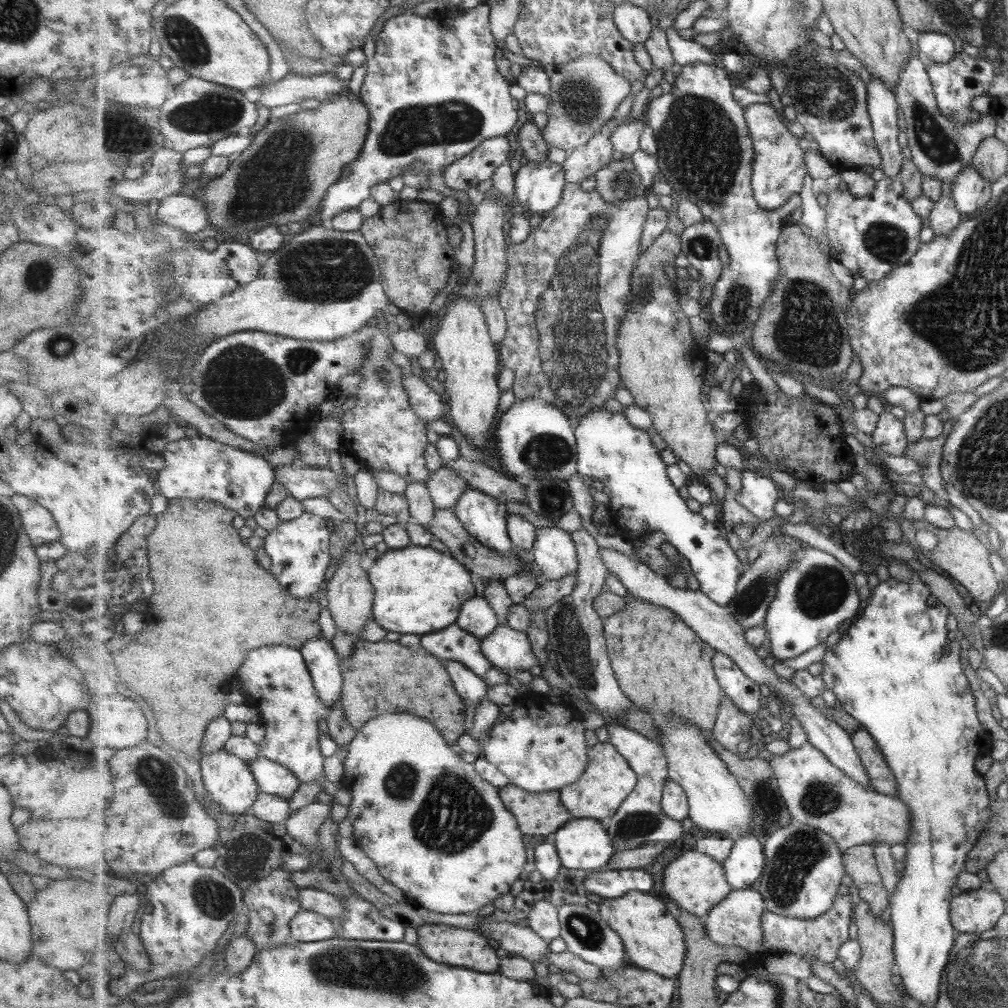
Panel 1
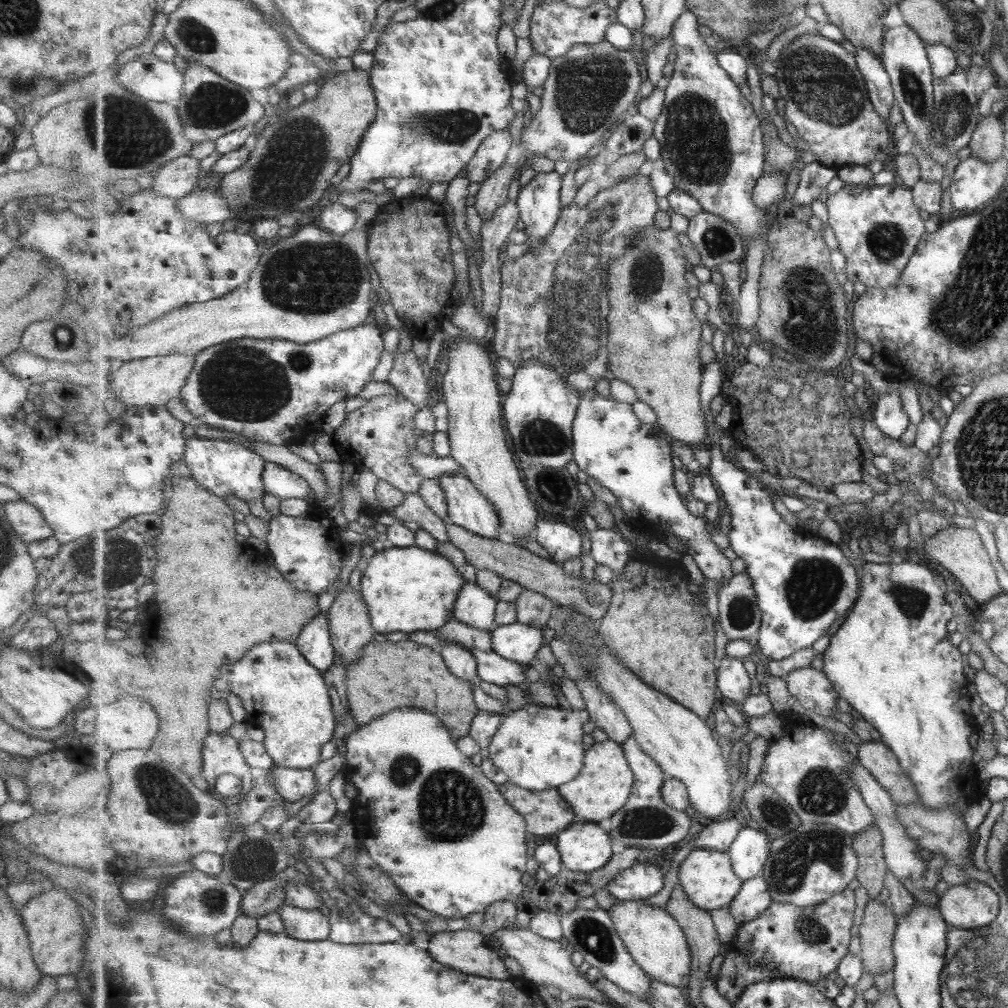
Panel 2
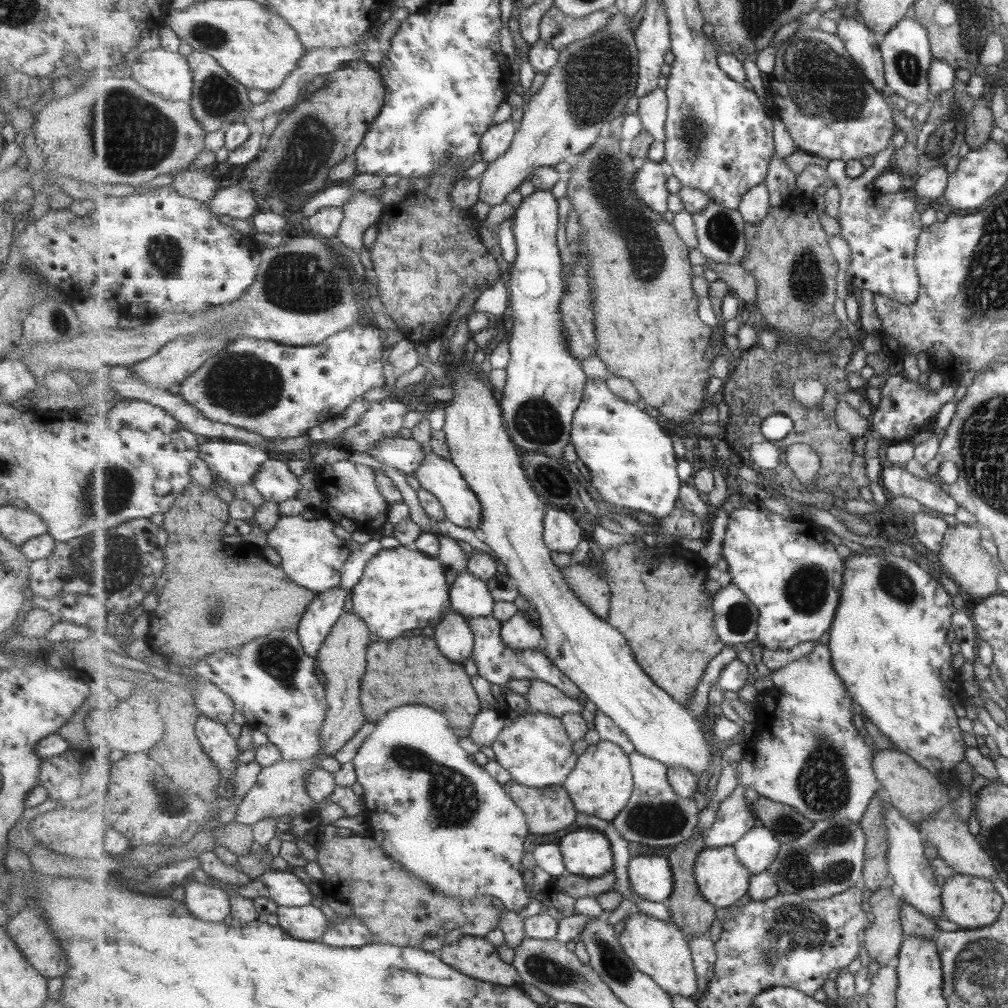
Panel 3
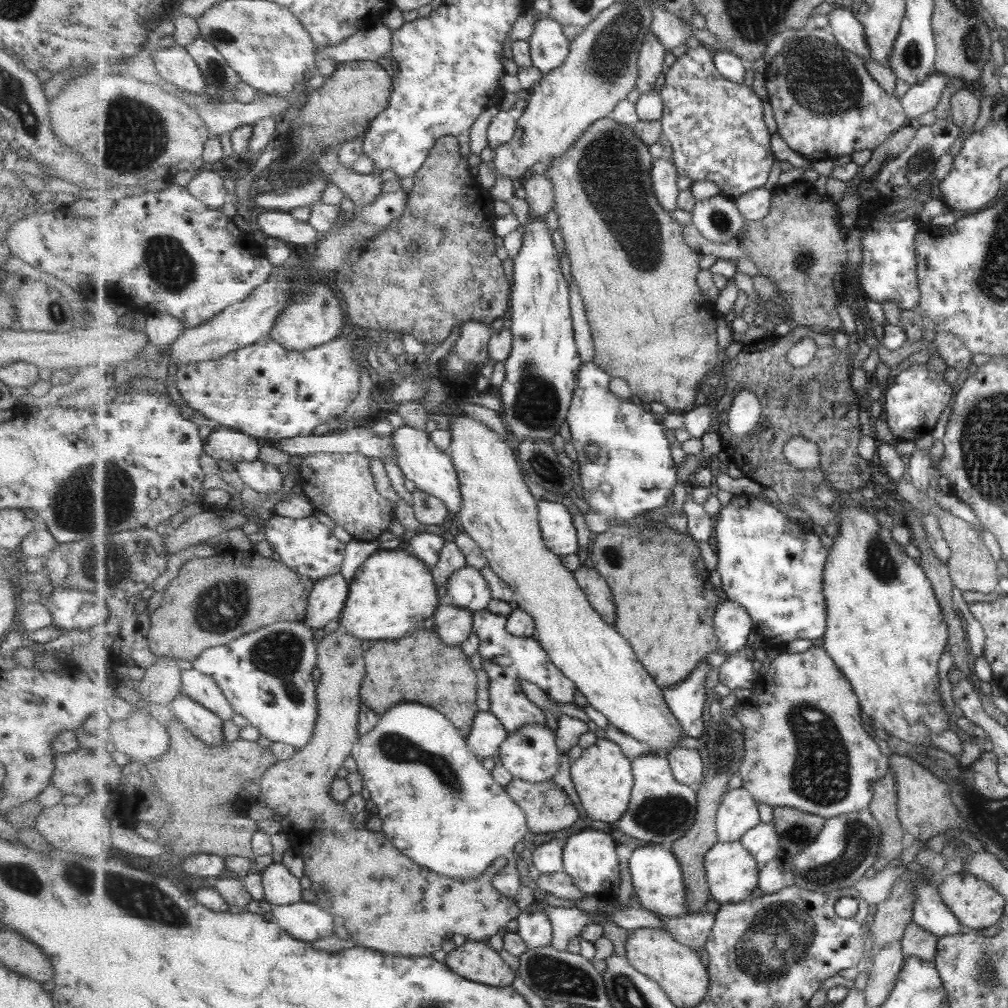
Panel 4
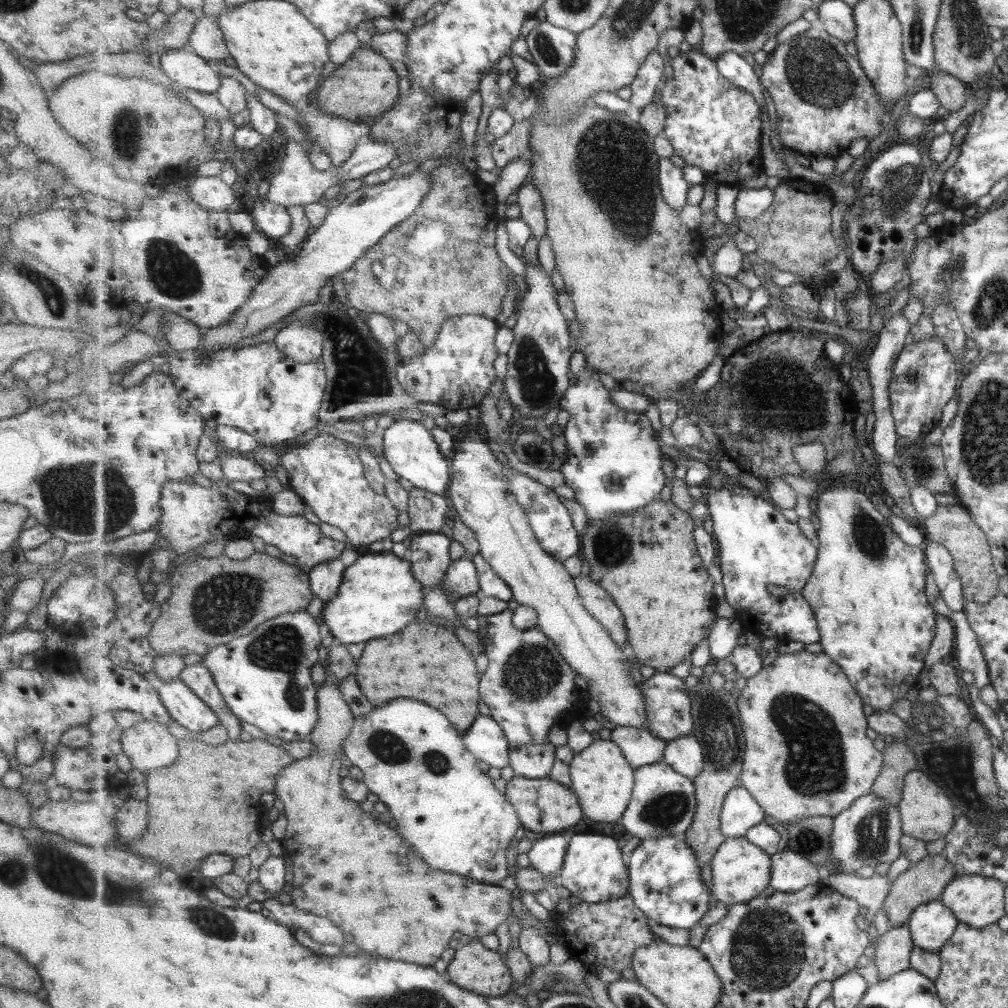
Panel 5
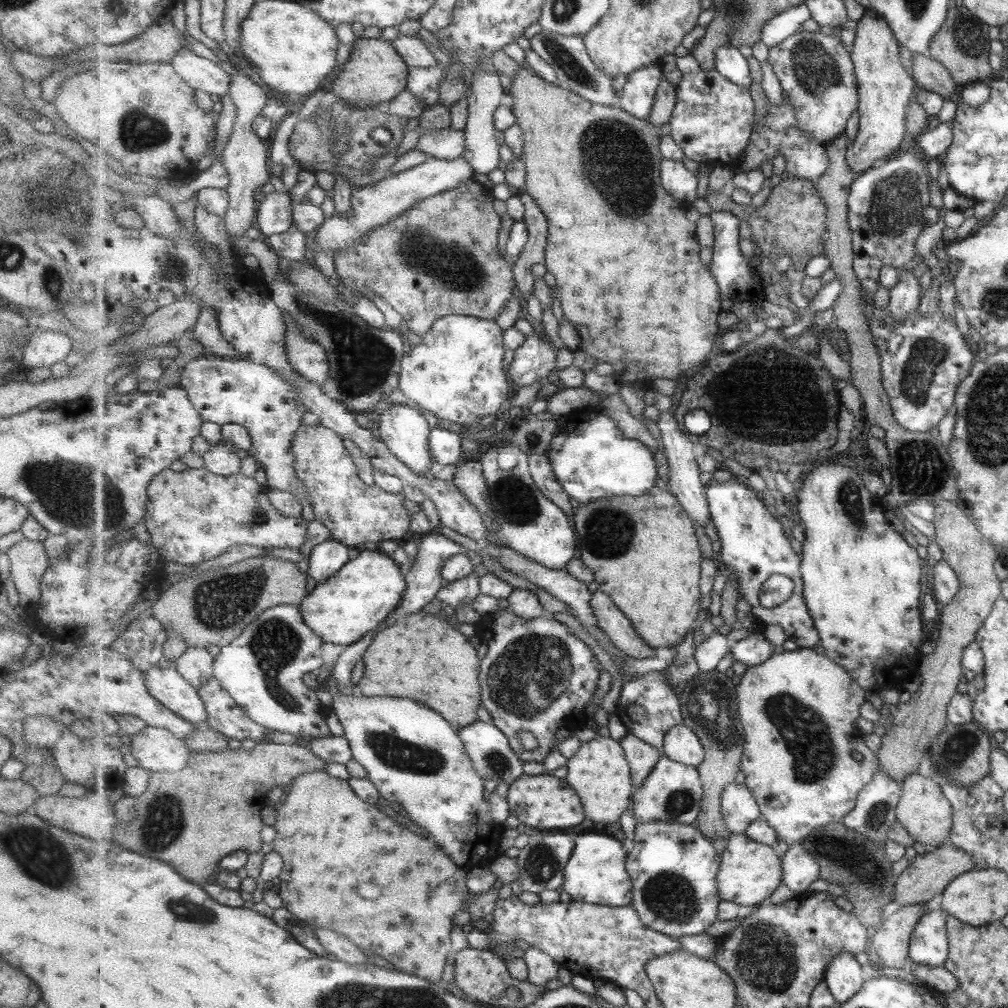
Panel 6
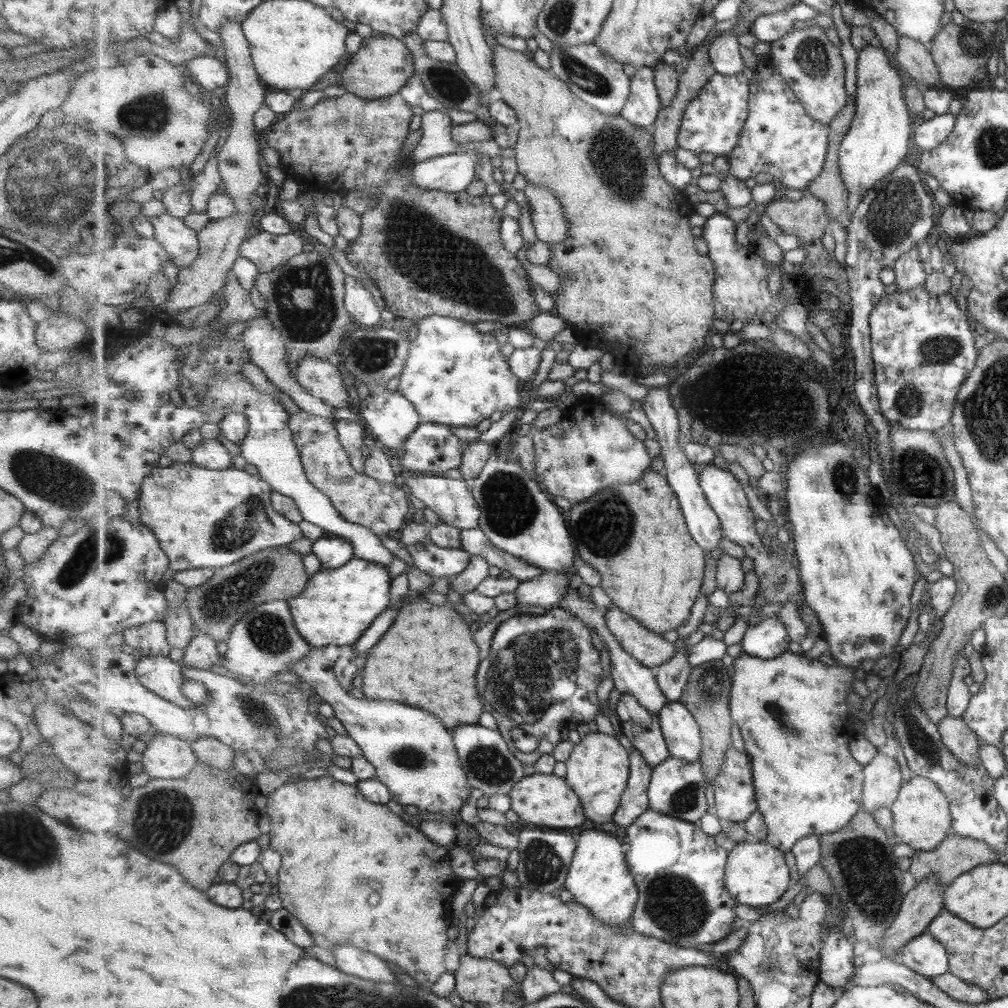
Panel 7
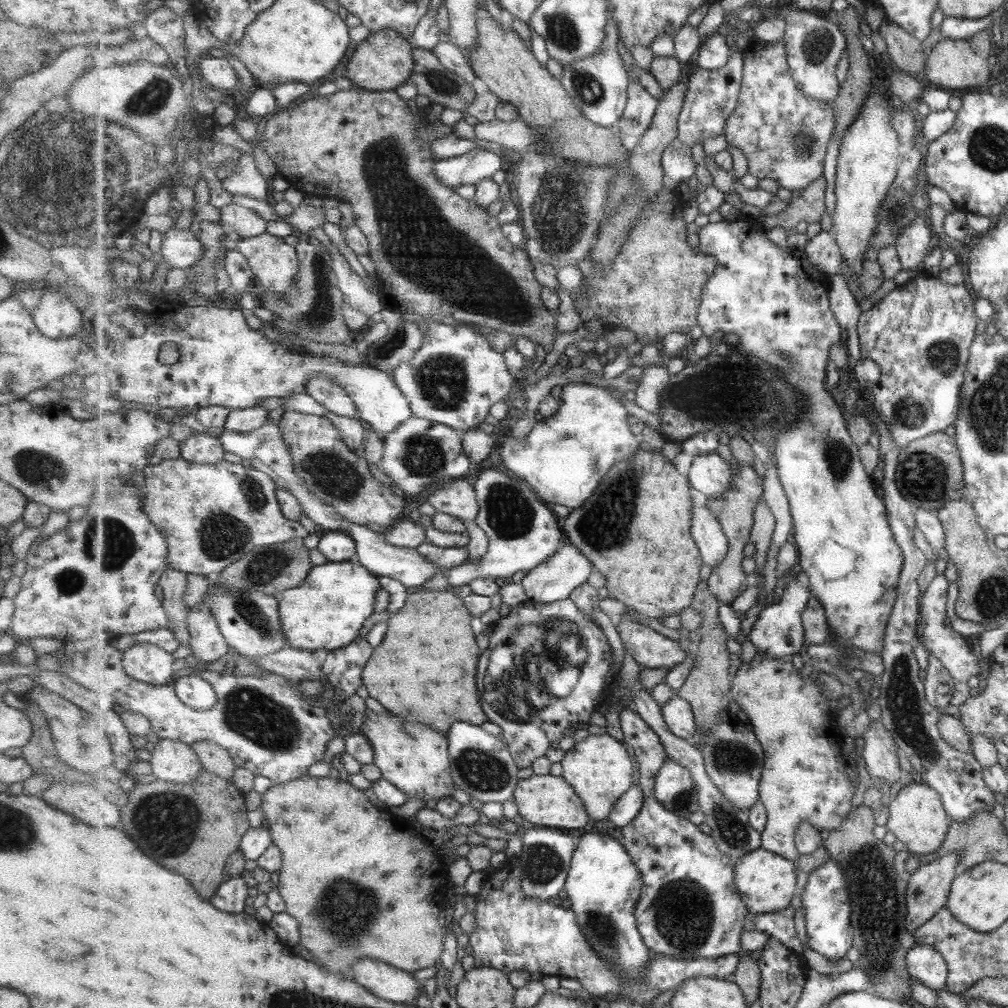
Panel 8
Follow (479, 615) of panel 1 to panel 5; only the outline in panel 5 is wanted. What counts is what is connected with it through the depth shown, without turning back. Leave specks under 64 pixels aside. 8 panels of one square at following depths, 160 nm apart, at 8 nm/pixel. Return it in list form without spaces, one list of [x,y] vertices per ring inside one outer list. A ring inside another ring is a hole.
[[[468,557],[451,563],[441,585],[456,599],[469,597],[469,595],[482,595],[478,568]]]

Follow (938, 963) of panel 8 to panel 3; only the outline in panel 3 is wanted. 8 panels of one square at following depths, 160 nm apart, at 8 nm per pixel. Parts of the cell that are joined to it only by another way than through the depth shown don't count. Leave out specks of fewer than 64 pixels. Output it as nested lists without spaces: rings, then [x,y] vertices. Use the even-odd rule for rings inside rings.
[[[889,804],[884,806],[884,817],[886,818],[886,827],[888,830],[888,863],[889,872],[894,882],[901,888],[901,900],[907,904],[914,906],[917,910],[922,911],[924,915],[927,915],[933,922],[935,918],[939,917],[940,920],[945,920],[942,913],[941,892],[942,887],[939,887],[935,882],[935,874],[930,863],[923,855],[923,840],[921,834],[915,828],[915,825],[903,818],[903,815],[899,812],[899,809]]]

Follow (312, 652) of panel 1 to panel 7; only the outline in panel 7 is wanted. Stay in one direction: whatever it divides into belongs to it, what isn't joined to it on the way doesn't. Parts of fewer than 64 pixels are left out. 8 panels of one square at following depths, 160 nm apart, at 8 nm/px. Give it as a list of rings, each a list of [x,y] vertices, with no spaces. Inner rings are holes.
[[[341,537],[320,538],[312,545],[312,552],[321,563],[321,568],[337,569],[355,558],[353,544]]]

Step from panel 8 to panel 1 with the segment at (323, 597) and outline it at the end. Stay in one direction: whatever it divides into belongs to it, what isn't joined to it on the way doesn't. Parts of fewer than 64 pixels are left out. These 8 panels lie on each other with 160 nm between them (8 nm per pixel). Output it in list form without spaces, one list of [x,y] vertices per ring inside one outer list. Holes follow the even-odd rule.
[[[410,545],[403,549],[390,549],[379,555],[375,562],[368,565],[368,568],[376,596],[373,617],[377,618],[381,626],[400,635],[438,633],[447,626],[454,625],[461,614],[463,605],[477,596],[477,588],[473,584],[475,577],[472,572],[452,555],[443,554],[430,547]]]

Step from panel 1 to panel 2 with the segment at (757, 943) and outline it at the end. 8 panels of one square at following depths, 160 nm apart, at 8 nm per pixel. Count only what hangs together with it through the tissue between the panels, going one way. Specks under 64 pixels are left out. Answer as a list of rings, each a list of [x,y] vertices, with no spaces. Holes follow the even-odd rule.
[[[762,875],[744,881],[742,889],[727,909],[737,926],[759,918],[774,902],[769,883]]]

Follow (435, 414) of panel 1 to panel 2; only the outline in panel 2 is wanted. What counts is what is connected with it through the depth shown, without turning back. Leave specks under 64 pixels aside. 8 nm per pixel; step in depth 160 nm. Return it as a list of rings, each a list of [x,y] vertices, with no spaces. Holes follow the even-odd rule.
[[[410,350],[395,353],[395,363],[387,376],[399,393],[404,394],[419,410],[427,407],[429,398],[435,400],[433,388],[429,388],[427,378],[417,356]]]

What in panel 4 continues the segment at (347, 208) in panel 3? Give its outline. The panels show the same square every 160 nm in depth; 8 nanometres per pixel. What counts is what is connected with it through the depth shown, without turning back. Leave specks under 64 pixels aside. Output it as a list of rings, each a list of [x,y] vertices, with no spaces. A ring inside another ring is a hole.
[[[328,148],[317,160],[319,171],[329,178],[353,203],[355,208],[369,206],[383,192],[383,180],[371,174],[357,174],[351,168],[345,168],[339,162],[338,148]]]

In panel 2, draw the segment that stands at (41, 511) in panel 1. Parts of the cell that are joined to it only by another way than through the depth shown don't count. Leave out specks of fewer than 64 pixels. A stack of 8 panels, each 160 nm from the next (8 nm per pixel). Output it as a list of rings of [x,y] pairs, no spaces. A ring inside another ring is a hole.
[[[23,499],[2,503],[3,514],[17,533],[17,538],[27,545],[52,537],[52,530],[47,526],[39,510]]]

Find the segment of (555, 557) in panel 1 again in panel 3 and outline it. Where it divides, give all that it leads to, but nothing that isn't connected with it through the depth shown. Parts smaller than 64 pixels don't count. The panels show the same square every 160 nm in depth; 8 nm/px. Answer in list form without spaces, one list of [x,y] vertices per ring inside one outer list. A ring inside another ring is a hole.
[[[548,510],[544,521],[544,539],[551,551],[572,554],[587,532],[582,521],[561,510]]]

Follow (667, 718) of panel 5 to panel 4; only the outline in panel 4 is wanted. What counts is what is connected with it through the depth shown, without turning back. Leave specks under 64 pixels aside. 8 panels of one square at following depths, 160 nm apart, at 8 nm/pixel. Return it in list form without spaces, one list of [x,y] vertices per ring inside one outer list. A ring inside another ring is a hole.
[[[702,661],[687,680],[663,688],[672,713],[681,721],[686,736],[700,739],[705,734],[703,720],[703,710],[707,702],[705,678],[709,676],[711,668],[708,661]]]

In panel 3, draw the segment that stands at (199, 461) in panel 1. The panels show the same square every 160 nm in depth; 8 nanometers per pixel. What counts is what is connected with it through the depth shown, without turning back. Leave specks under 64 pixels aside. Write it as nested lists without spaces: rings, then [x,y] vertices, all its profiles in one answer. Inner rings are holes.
[[[210,439],[200,446],[200,458],[210,466],[214,478],[224,479],[226,486],[235,488],[255,484],[256,476],[262,466],[273,456],[263,447],[256,447],[250,443],[231,441],[230,439]]]

